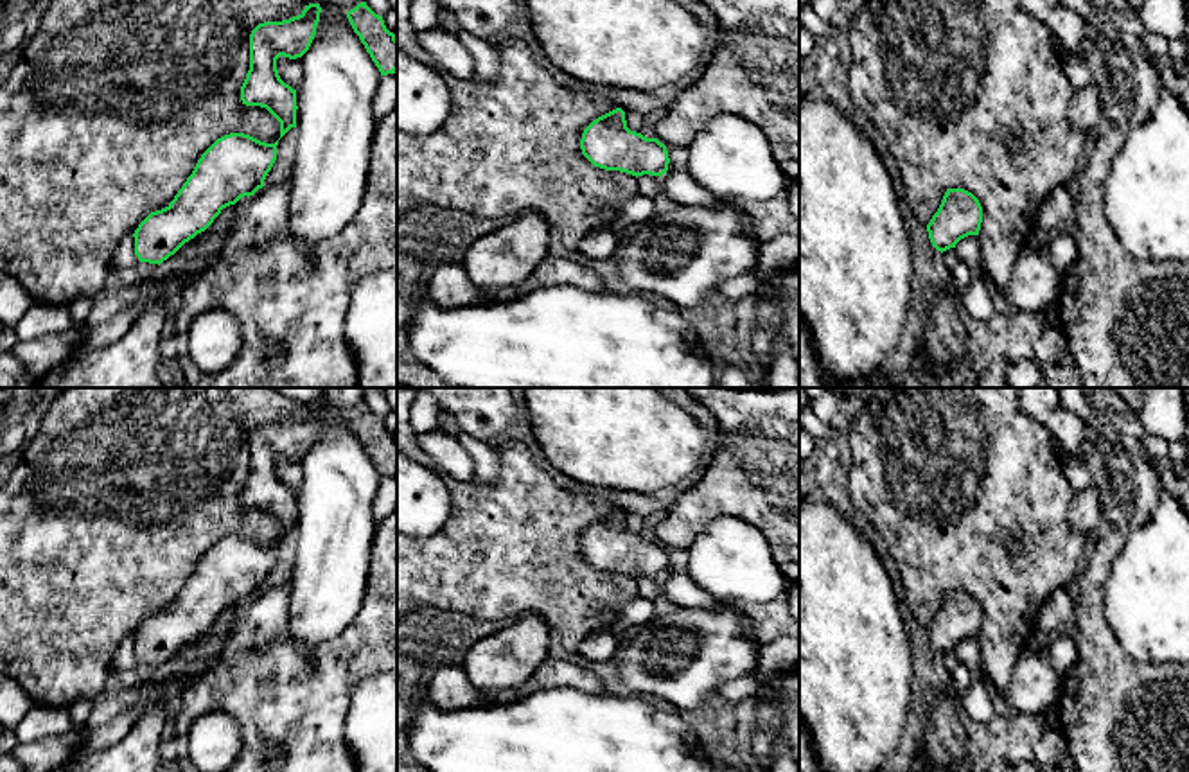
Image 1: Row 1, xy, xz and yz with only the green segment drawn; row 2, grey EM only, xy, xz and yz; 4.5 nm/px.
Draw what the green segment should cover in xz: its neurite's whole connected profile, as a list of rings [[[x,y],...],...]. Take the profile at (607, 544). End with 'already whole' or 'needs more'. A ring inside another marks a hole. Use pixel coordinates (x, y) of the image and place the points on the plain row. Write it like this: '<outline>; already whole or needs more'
[[[616,510],[593,522],[582,535],[582,557],[605,573],[632,578],[663,578],[668,573],[666,548],[627,530],[625,513]]]; already whole

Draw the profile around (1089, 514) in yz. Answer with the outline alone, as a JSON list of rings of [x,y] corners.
[[[1087,488],[1078,492],[1067,513],[1072,530],[1088,542],[1112,522],[1112,497],[1106,488]]]

